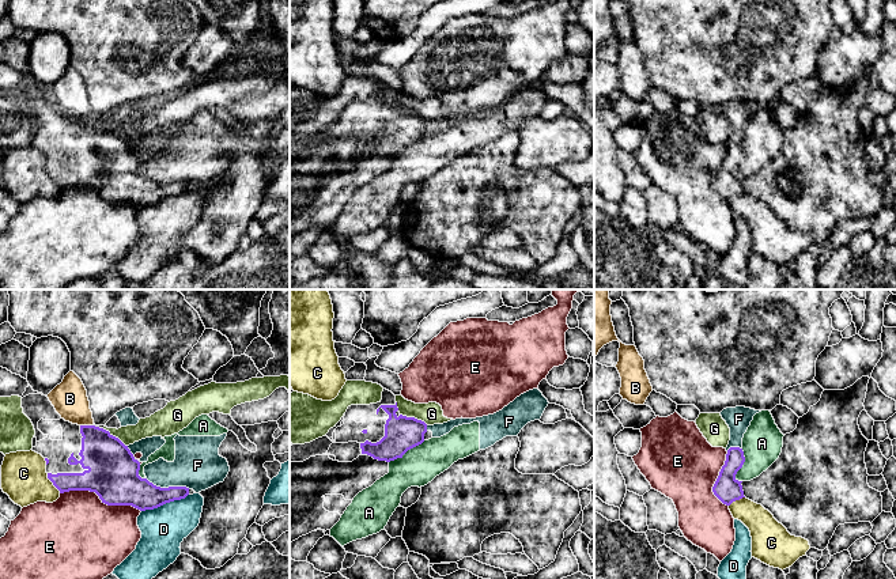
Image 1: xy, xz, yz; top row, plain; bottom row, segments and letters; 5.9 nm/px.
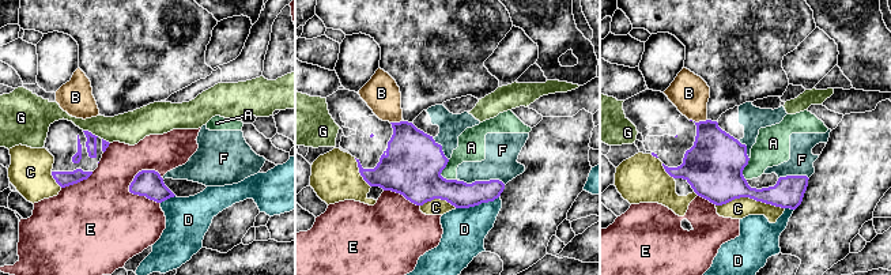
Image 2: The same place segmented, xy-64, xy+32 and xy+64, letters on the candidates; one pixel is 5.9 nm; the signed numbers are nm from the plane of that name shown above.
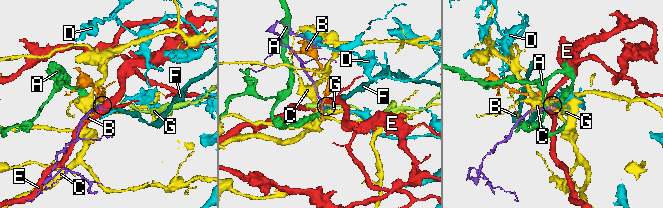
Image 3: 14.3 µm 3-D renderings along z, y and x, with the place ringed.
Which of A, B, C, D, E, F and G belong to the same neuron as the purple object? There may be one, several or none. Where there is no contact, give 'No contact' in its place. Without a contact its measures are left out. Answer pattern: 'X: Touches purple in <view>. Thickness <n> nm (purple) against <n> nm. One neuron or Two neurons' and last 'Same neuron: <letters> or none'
A: Touches purple in xz. Thickness 200 nm (purple) against 220 nm. Two neurons
B: Touches purple in xy. Thickness 280 nm (purple) against 220 nm. Two neurons
C: Touches purple in xy. Thickness 140 nm (purple) against 280 nm. Two neurons
D: Touches purple in xy. Thickness 200 nm (purple) against 260 nm. Two neurons
E: Touches purple in xy. Thickness 300 nm (purple) against 480 nm. Two neurons
F: Touches purple in xy. Thickness 200 nm (purple) against 280 nm. Two neurons
G: Touches purple in xz. Thickness 200 nm (purple) against 130 nm. Two neurons
Same neuron: none

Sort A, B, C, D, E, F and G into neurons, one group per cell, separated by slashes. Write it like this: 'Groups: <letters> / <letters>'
Groups: A F / B / C / D / E / G

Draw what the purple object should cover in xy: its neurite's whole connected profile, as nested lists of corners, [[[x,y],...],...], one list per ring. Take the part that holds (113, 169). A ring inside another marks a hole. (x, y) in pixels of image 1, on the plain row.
[[[46,91],[22,94],[31,116],[37,141],[31,145],[46,156],[48,174],[60,186],[95,188],[107,201],[132,201],[140,207],[185,194],[186,182],[160,183],[139,171],[140,158],[128,141],[95,121],[65,117]]]

